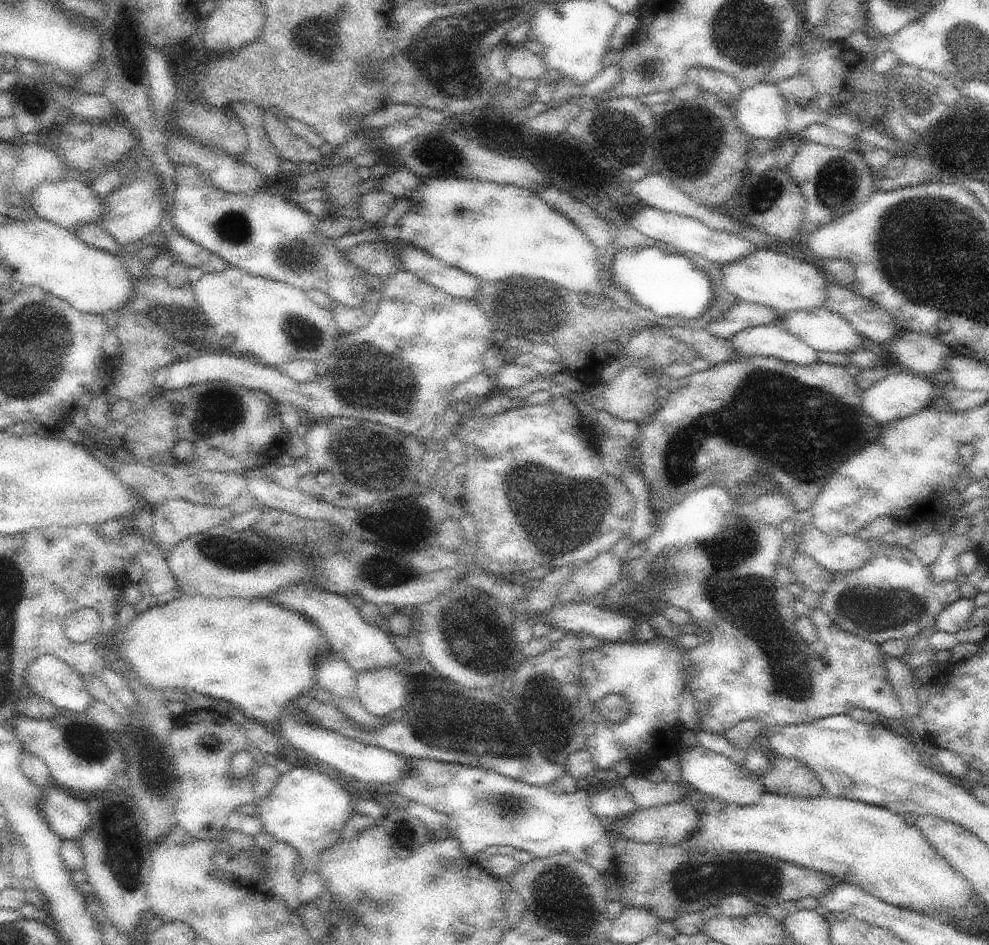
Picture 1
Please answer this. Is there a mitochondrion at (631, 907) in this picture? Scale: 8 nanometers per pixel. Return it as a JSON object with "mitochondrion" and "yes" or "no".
{"mitochondrion":"no"}

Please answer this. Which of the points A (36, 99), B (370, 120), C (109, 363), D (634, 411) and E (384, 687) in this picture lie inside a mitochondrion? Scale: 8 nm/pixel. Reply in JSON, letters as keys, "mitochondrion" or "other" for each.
{"A":"other","B":"other","C":"other","D":"other","E":"other"}

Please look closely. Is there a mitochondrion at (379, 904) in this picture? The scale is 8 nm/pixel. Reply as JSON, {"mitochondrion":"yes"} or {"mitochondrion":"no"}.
{"mitochondrion":"yes"}

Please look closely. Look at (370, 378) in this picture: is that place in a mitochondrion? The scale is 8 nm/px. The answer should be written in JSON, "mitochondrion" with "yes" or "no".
{"mitochondrion":"yes"}

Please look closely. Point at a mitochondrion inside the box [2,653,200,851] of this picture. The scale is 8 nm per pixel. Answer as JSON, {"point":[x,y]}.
{"point":[90,745]}

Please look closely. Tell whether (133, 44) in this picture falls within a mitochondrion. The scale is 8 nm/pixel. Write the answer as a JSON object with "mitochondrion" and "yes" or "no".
{"mitochondrion":"no"}

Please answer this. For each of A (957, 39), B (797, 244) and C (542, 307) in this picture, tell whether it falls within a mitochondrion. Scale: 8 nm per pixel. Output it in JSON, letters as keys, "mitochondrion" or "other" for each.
{"A":"mitochondrion","B":"other","C":"mitochondrion"}

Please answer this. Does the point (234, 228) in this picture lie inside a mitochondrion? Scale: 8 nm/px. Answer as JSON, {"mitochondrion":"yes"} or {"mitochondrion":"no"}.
{"mitochondrion":"yes"}

